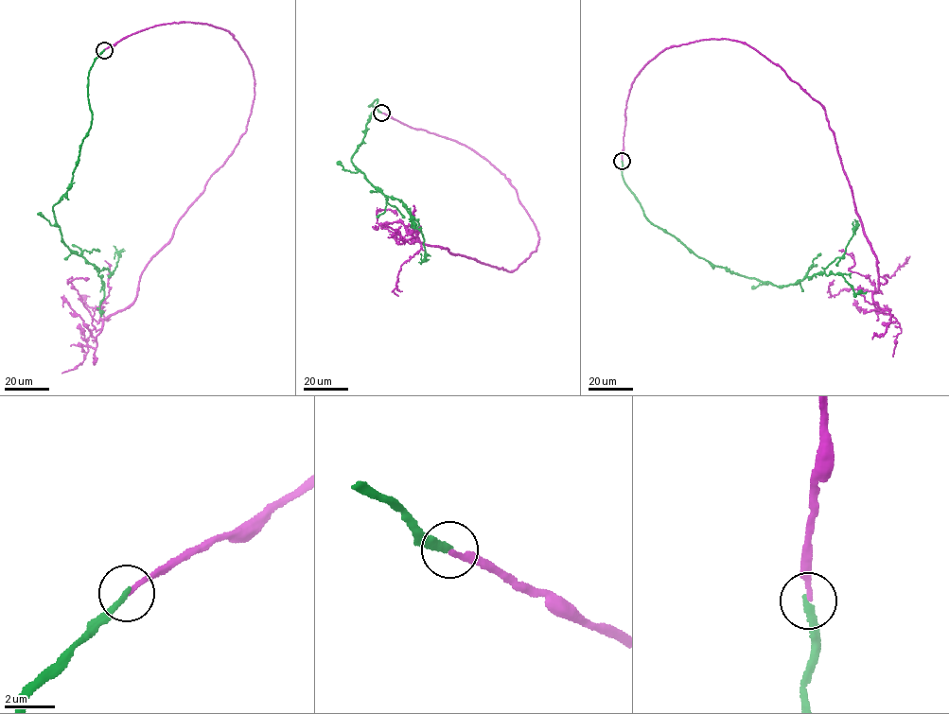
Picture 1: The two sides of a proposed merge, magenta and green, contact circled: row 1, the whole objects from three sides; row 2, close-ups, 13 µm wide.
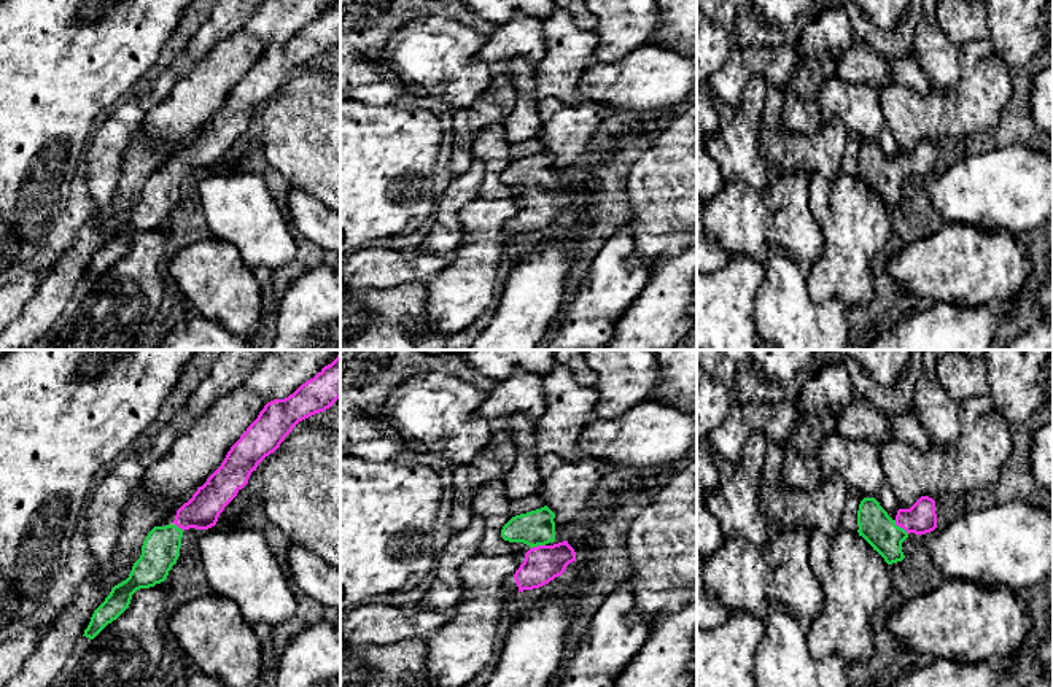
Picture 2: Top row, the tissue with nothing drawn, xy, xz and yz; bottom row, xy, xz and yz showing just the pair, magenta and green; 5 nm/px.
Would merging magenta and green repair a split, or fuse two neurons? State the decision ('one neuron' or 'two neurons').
one neuron

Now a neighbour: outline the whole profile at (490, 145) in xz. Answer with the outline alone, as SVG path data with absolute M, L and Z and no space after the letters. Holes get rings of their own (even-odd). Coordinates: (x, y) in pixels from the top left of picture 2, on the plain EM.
M501 122L485 126L474 135L472 156L484 161L487 167L479 197L526 197L531 192L523 186L503 183L501 173L512 162L509 149L511 143Z

